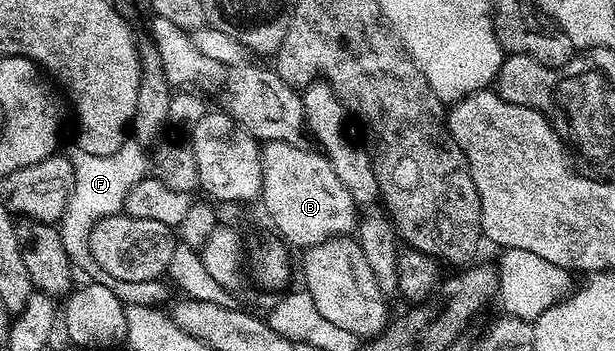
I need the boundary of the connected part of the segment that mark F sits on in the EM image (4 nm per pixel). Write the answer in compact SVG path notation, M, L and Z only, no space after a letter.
M132 137L126 138L123 145L109 155L87 154L75 147L69 156L75 169L75 185L68 199L68 209L59 220L59 230L73 265L78 270L93 269L96 263L90 253L90 234L99 220L122 212L127 193L148 174L149 157L146 148L139 146Z

